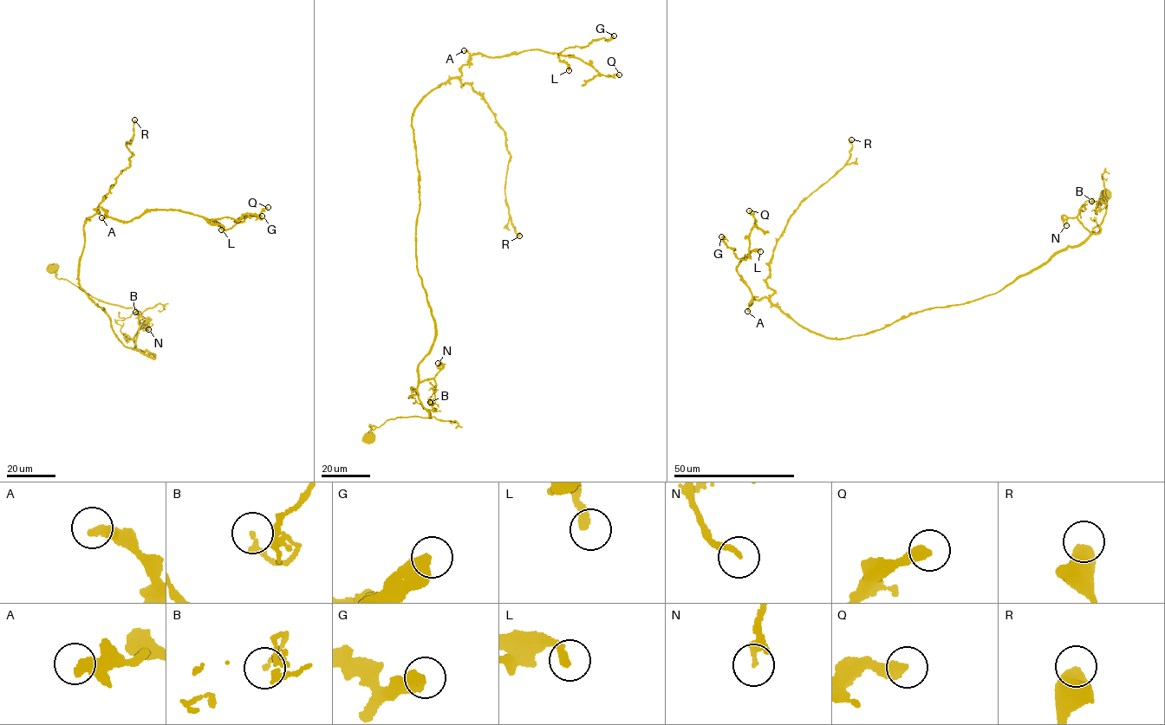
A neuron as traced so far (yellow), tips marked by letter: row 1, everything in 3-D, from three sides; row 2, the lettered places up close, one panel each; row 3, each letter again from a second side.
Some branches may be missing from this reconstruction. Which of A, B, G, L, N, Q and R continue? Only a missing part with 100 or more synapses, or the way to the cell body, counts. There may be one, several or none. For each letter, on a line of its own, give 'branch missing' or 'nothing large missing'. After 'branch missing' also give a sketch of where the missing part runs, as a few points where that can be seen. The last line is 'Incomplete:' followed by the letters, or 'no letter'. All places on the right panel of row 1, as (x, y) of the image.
A: nothing large missing
B: nothing large missing
G: nothing large missing
L: nothing large missing
N: nothing large missing
Q: nothing large missing
R: nothing large missing
Incomplete: no letter

